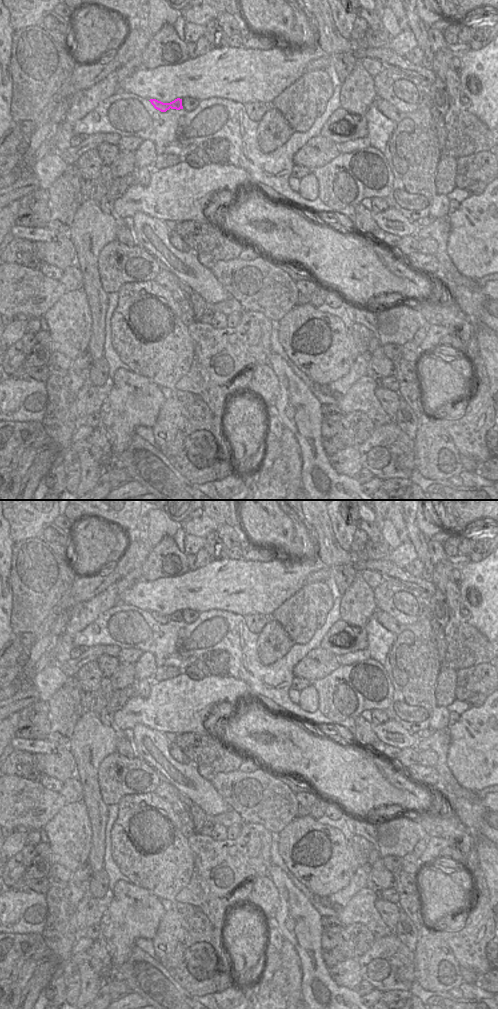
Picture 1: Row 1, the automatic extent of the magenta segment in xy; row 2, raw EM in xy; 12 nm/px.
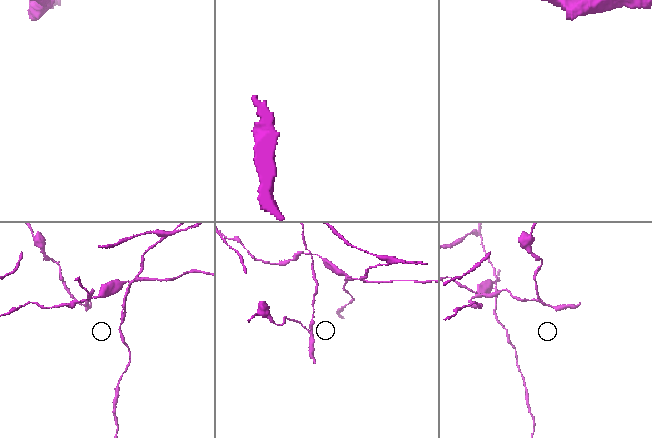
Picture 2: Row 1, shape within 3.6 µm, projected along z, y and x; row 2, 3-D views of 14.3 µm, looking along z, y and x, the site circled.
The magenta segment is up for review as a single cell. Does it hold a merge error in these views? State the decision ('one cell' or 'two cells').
two cells

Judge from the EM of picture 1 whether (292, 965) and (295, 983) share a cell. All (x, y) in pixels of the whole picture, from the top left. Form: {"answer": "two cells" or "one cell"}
{"answer": "one cell"}

